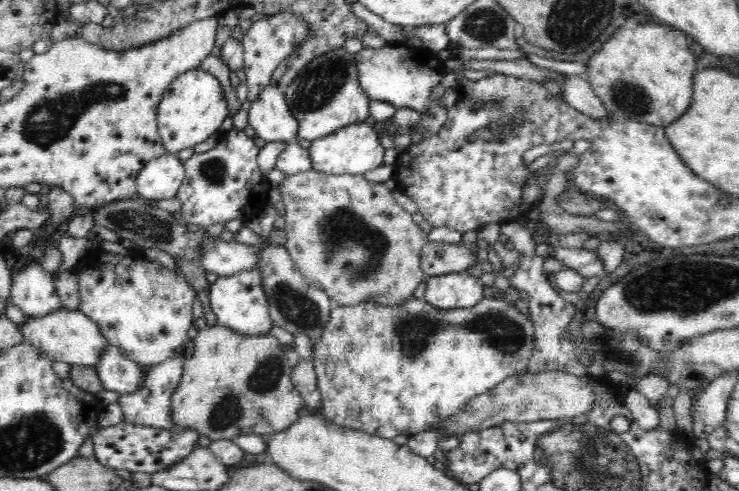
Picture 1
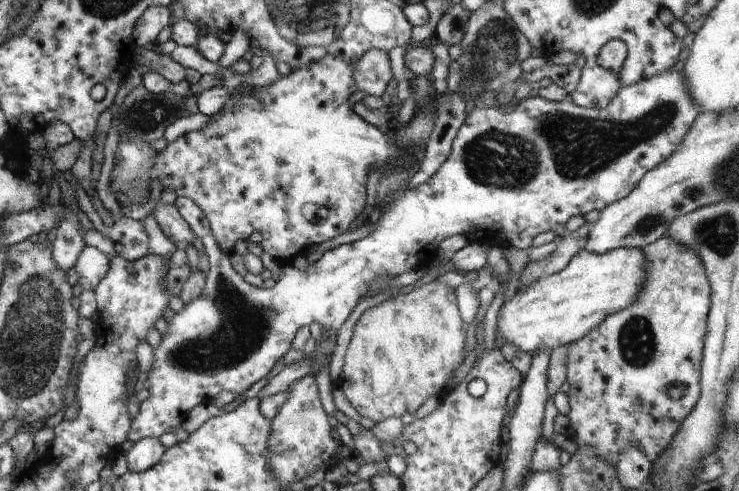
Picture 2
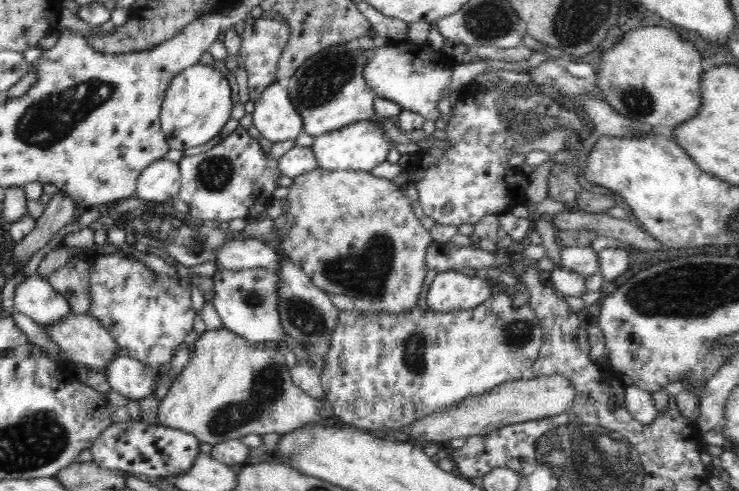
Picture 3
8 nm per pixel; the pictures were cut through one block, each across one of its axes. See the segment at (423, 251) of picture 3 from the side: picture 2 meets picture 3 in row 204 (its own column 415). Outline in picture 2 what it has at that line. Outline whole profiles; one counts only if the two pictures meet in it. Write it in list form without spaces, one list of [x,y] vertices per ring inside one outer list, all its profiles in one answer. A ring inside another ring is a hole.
[[[436,279],[411,292],[384,300],[362,313],[355,323],[337,384],[360,416],[376,423],[390,417],[404,416],[406,412],[413,414],[426,398],[433,394],[440,396],[448,390],[450,380],[465,359],[464,344],[466,330],[455,290]]]

